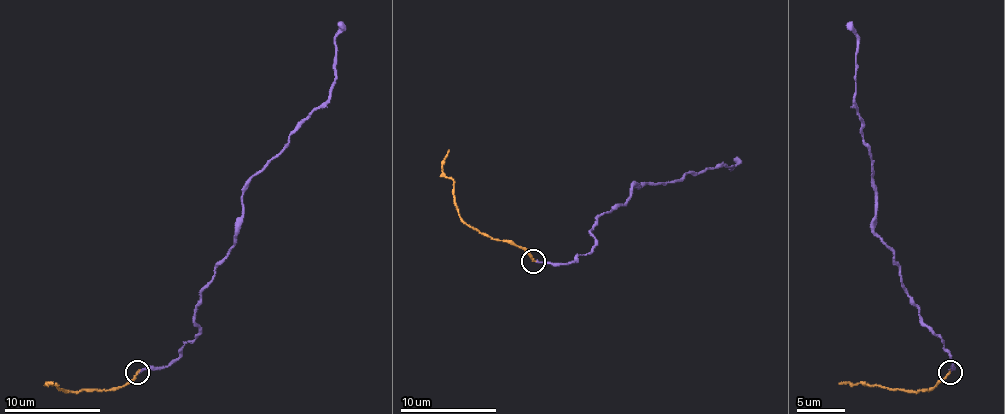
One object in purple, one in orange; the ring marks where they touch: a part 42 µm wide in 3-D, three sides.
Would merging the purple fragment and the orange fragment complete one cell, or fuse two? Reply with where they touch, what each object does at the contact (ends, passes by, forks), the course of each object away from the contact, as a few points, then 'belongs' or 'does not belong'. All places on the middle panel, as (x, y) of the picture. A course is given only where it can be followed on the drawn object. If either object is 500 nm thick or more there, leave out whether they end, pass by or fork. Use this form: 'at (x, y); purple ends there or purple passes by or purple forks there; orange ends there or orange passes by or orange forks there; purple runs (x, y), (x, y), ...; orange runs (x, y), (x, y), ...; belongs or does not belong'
at (533, 261); purple ends there; orange ends there; purple runs (533, 261), (564, 264), (591, 252), (591, 227), (634, 184), (677, 182), (738, 157); orange runs (533, 261), (520, 247), (491, 240), (462, 220), (453, 196), (453, 182), (443, 172), (448, 150); does not belong

